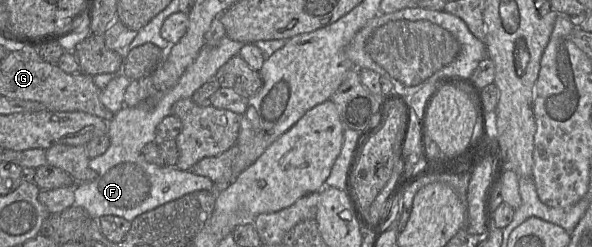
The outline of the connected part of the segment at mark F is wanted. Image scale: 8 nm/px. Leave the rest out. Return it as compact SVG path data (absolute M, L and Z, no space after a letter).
M228 36L216 46L203 46L196 60L187 68L177 84L159 100L153 109L124 106L108 121L110 145L106 152L89 160L89 168L96 173L92 181L77 183L74 205L85 209L90 218L99 219L105 215L119 216L133 221L138 215L155 209L185 194L213 190L213 182L191 170L181 170L177 166L157 166L145 160L142 148L156 140L156 128L179 100L191 98L205 82L214 79L216 72L233 56L239 55L245 43Z

